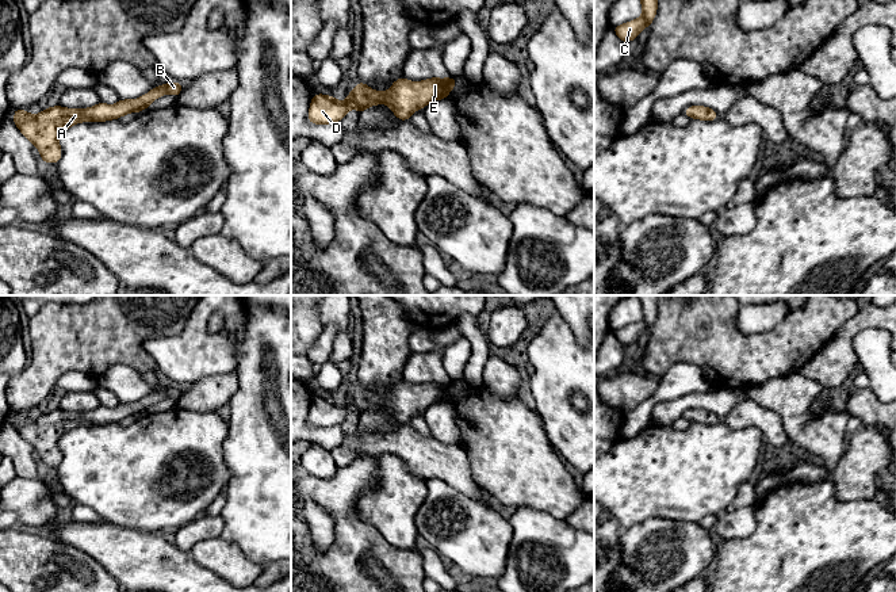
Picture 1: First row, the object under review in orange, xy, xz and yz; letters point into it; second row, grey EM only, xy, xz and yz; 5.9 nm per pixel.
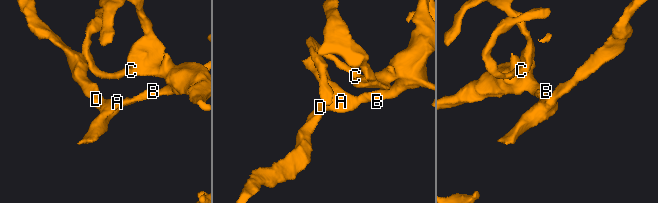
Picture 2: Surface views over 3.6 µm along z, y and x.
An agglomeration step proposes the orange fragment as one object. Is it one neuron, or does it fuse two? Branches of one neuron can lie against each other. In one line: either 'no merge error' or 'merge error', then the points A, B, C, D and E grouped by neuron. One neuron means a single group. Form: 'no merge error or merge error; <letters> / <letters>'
no merge error; A B C D E

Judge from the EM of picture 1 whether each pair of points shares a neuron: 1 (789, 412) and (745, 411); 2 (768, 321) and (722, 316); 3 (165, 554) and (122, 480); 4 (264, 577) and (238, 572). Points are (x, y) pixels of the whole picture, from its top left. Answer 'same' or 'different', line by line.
1: different
2: different
3: different
4: different

